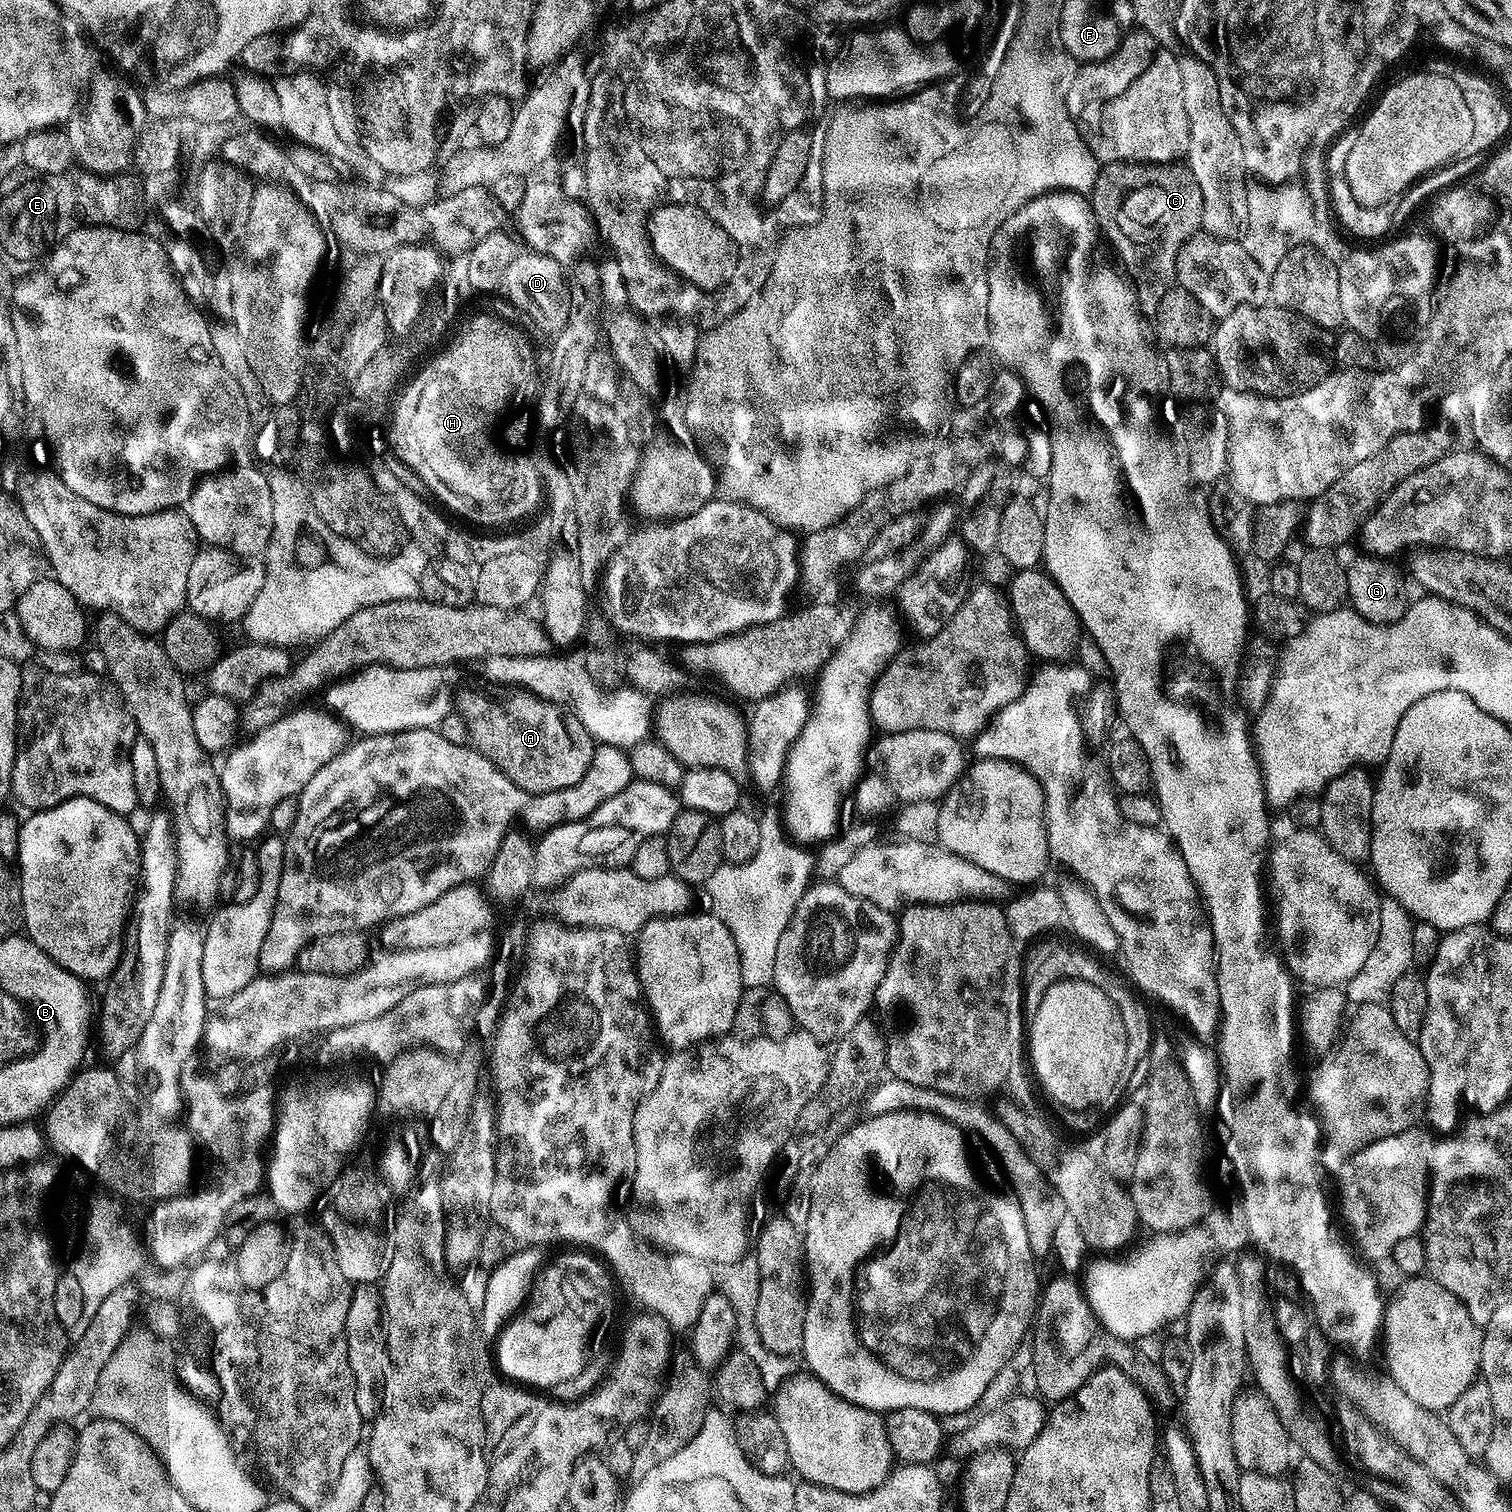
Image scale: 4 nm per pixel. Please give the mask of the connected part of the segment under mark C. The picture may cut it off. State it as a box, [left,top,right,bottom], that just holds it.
[1090,162,1203,317]

